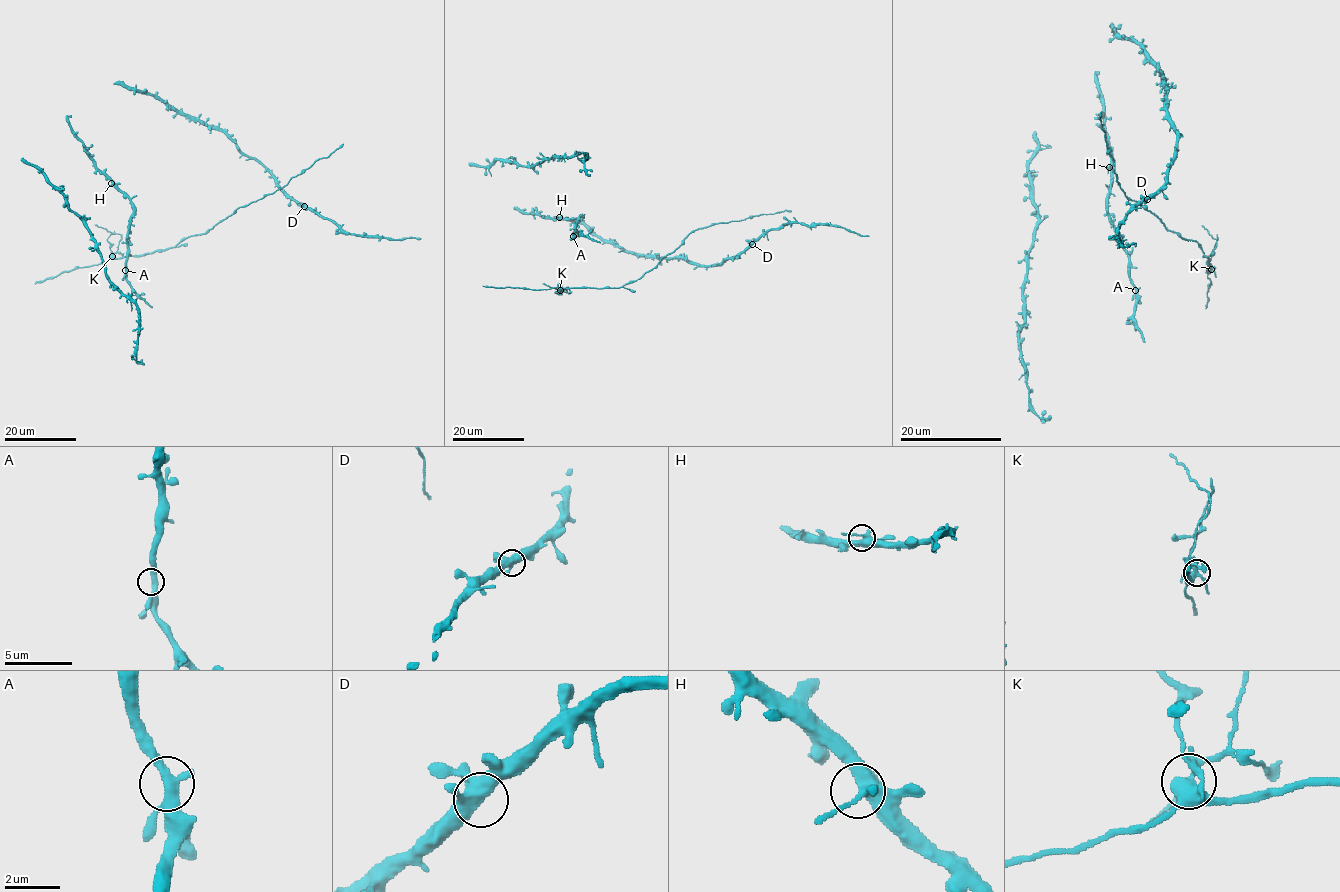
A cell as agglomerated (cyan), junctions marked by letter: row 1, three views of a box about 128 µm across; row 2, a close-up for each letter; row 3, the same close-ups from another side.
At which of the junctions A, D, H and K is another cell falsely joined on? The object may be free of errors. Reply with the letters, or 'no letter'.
K

